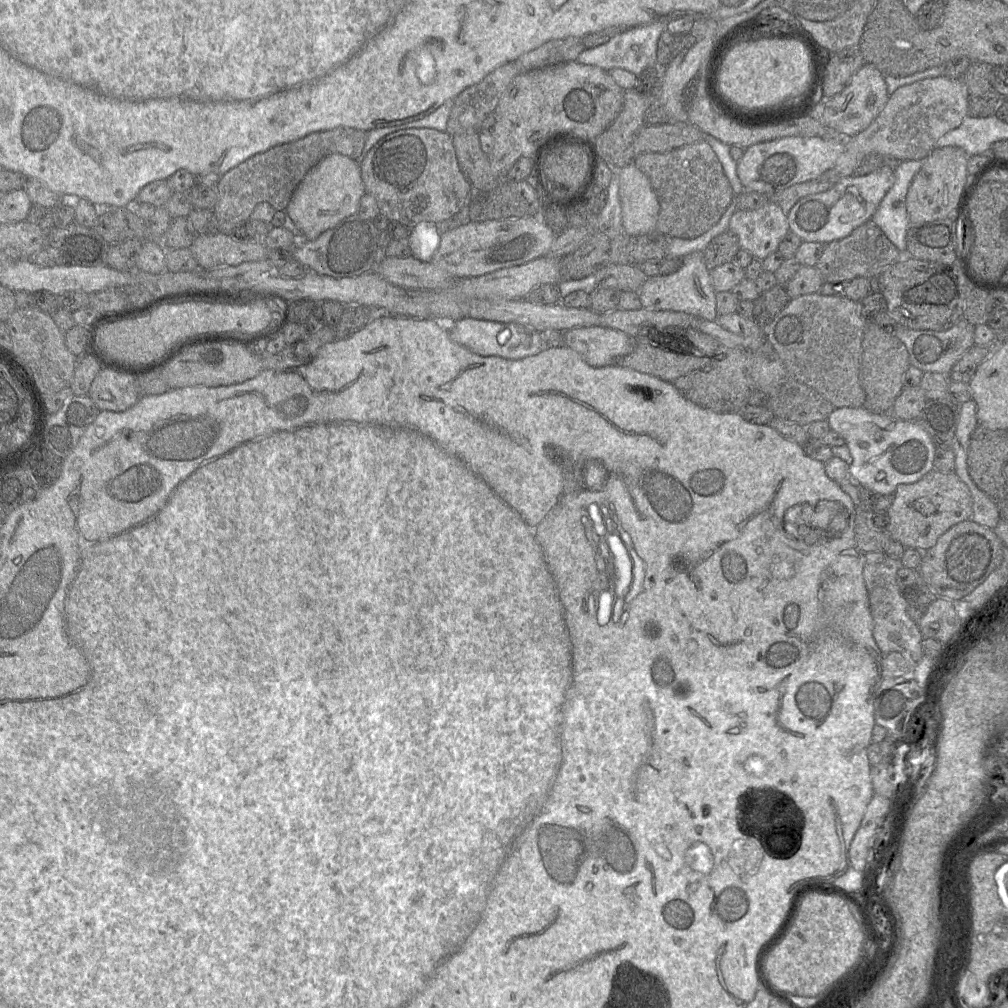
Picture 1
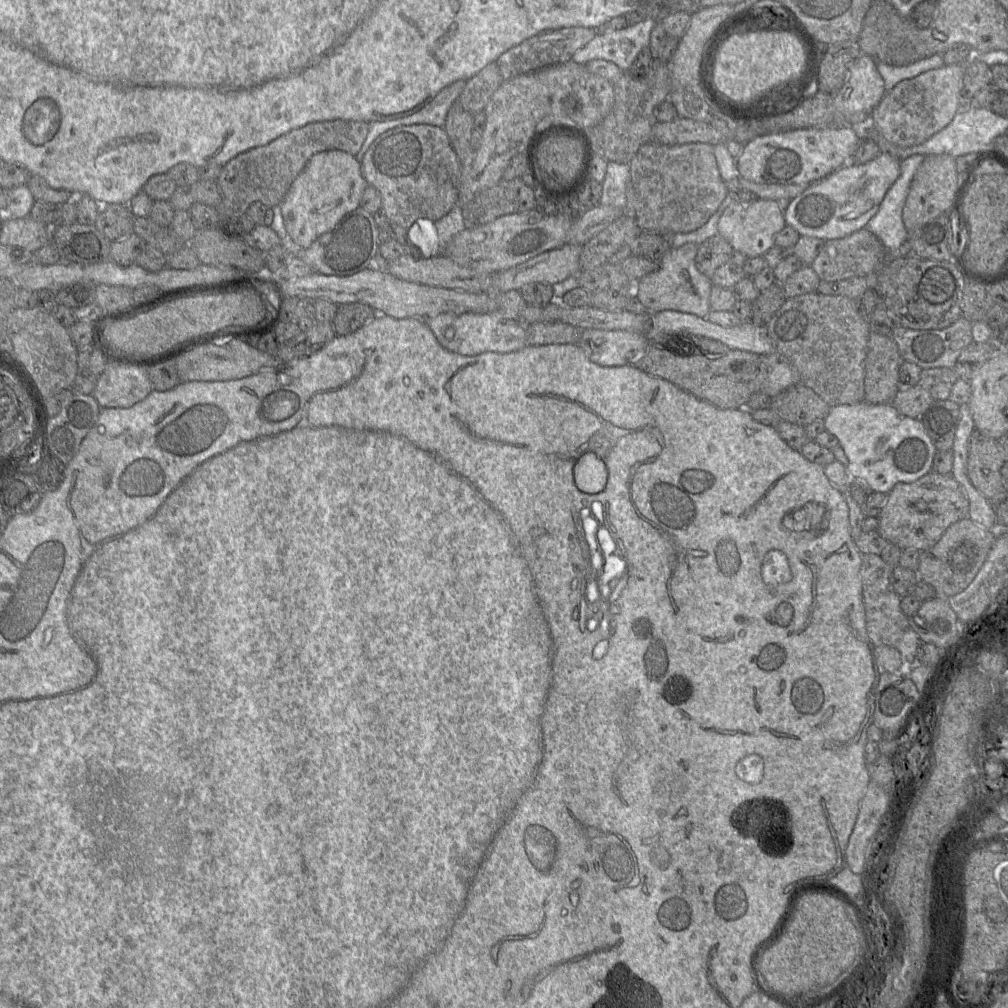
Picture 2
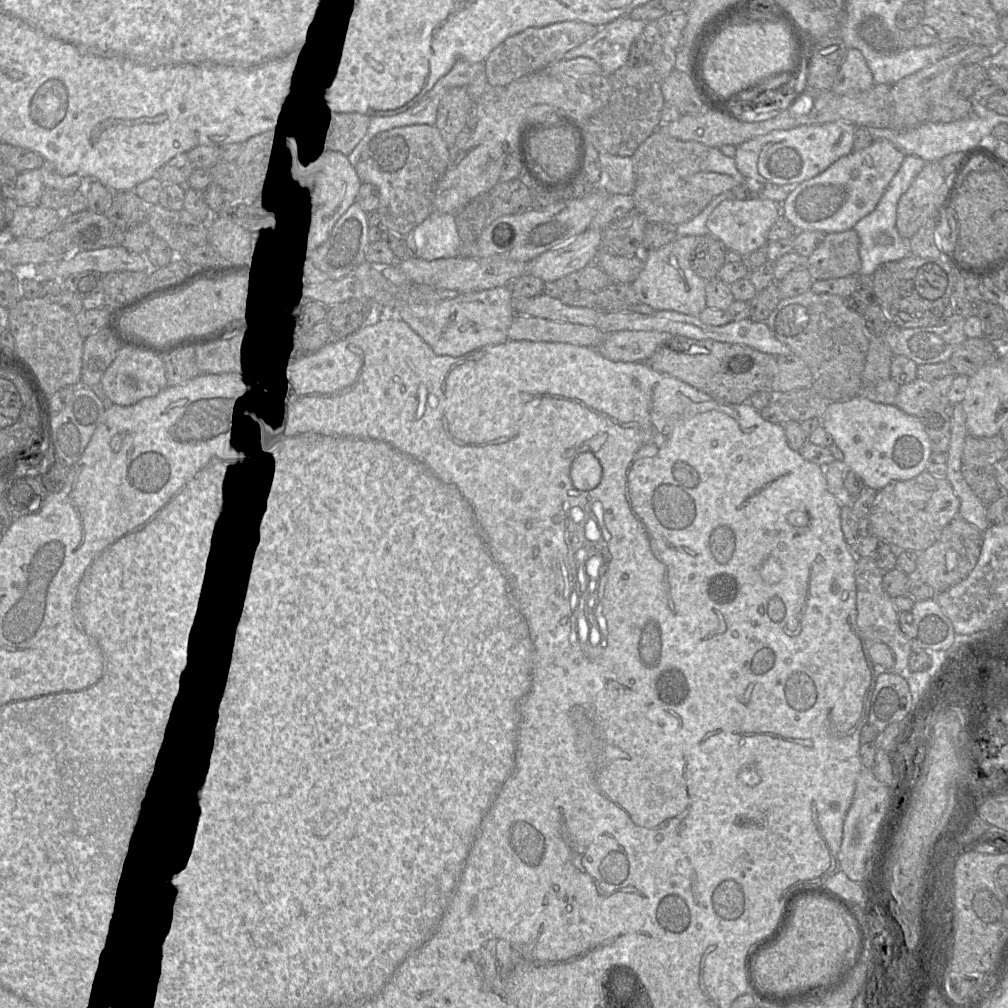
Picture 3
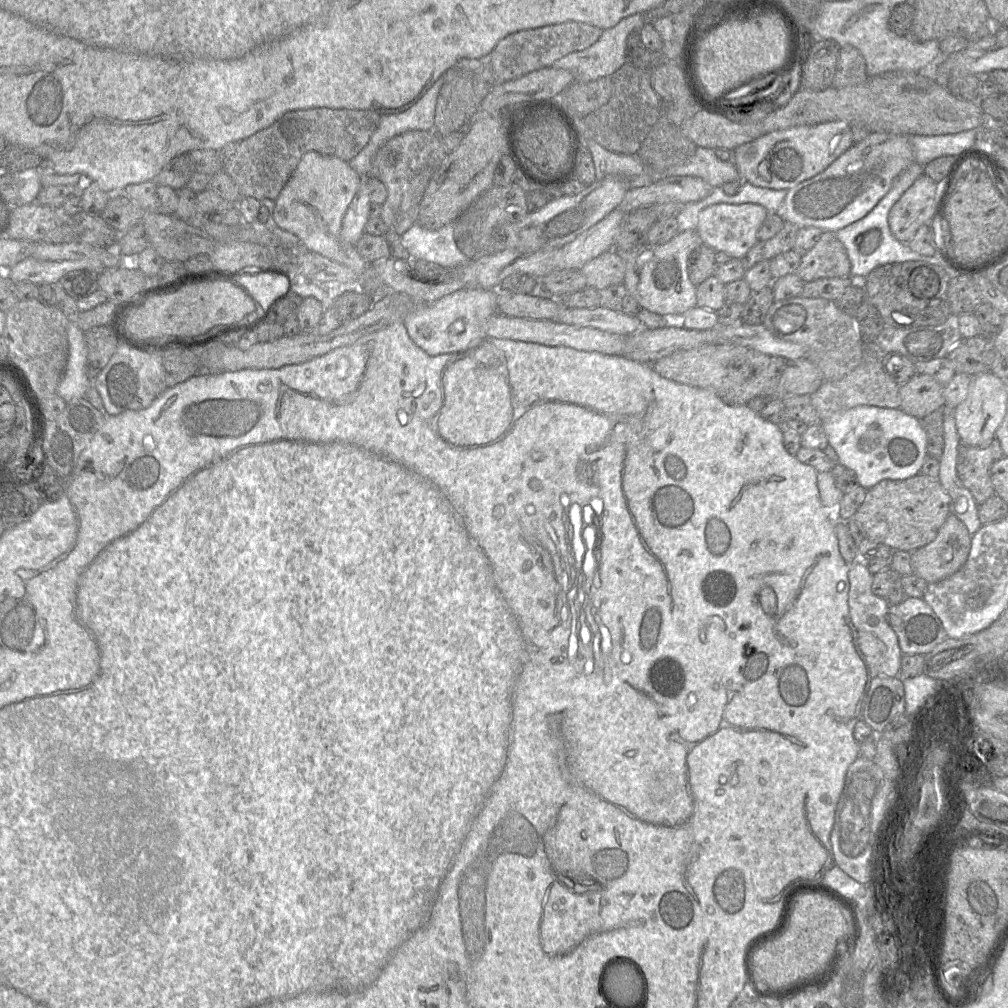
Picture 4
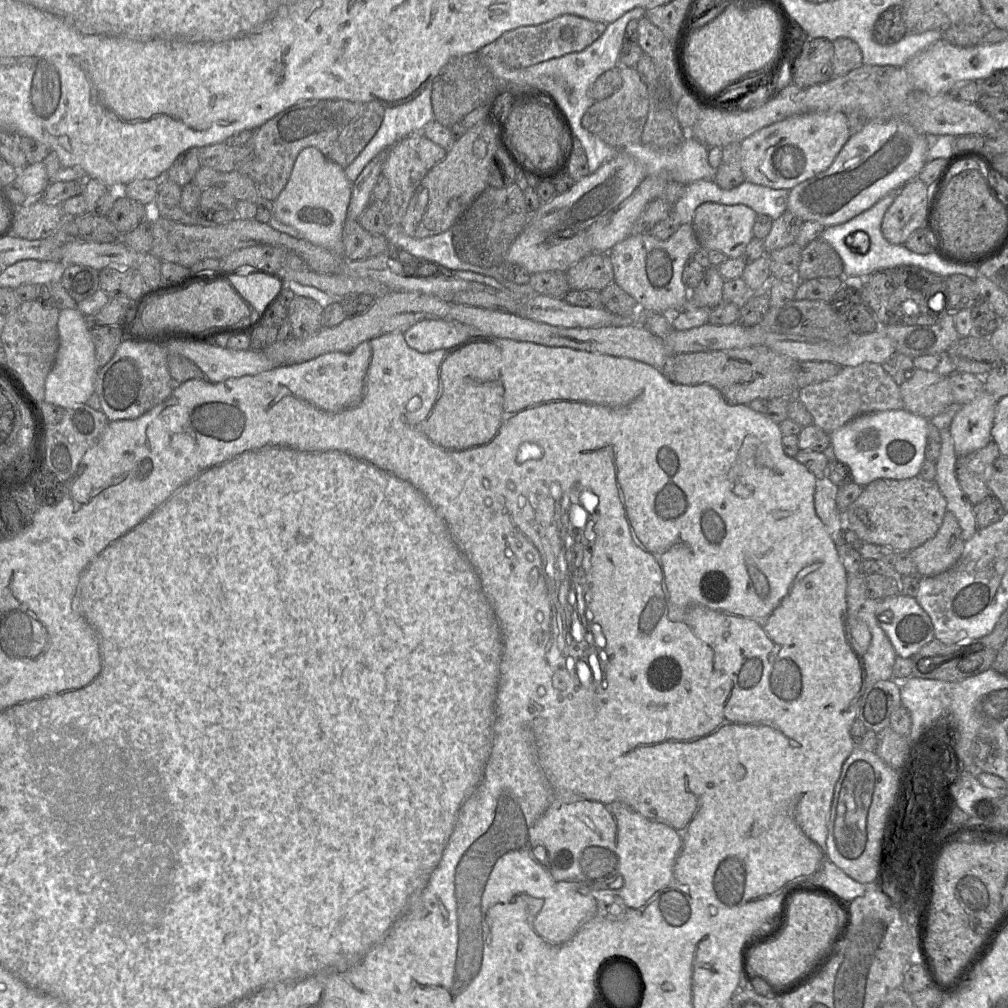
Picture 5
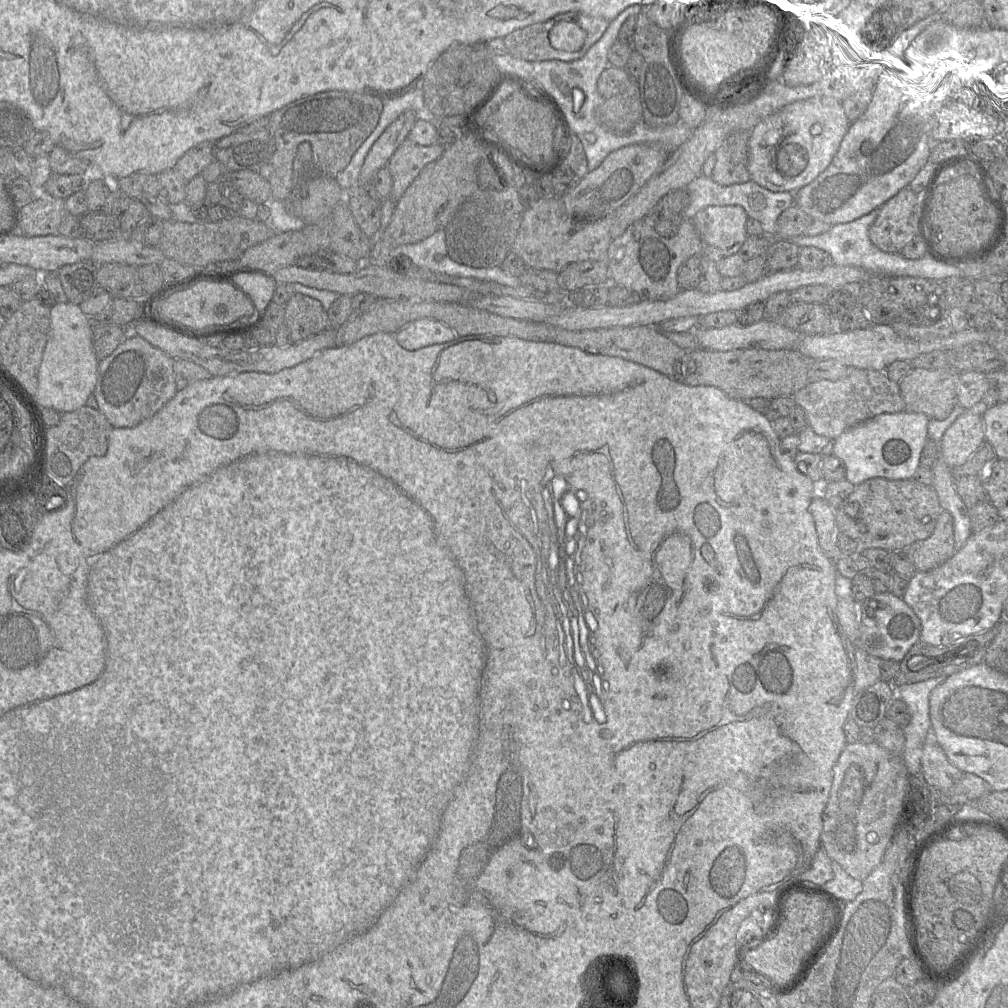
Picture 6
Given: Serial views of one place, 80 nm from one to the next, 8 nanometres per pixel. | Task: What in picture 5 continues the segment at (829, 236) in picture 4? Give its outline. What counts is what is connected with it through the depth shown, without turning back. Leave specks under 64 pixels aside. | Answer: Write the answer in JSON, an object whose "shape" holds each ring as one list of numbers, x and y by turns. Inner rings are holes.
{"shape":[[819,237,802,248,796,278,798,281,844,278,844,264,835,249]]}

